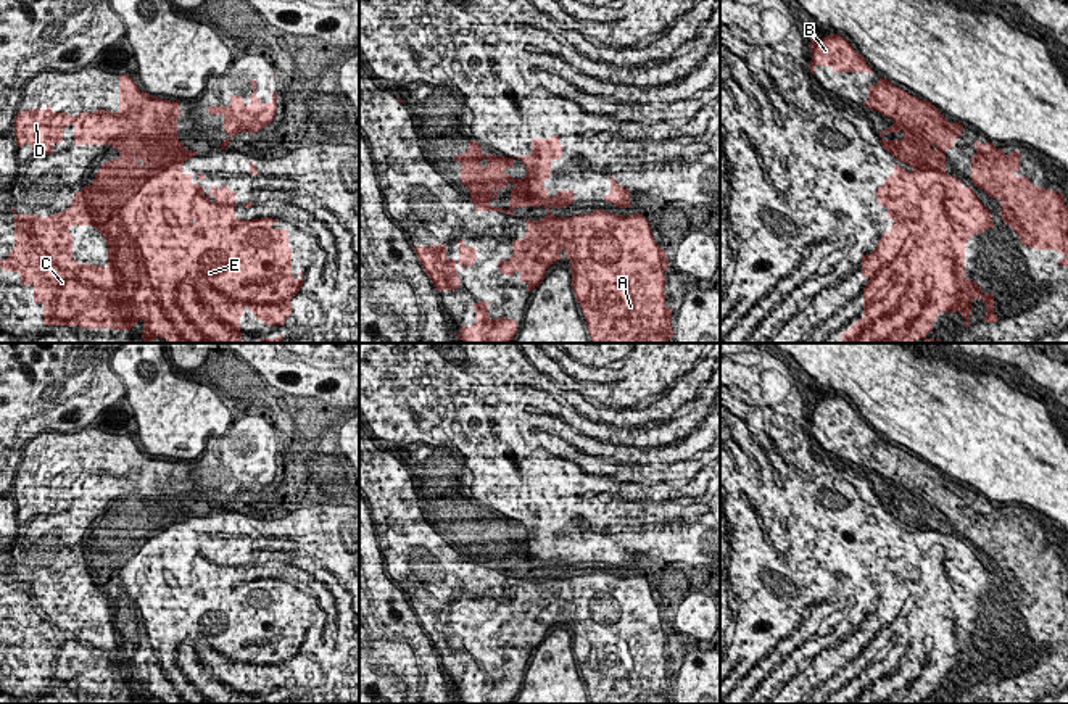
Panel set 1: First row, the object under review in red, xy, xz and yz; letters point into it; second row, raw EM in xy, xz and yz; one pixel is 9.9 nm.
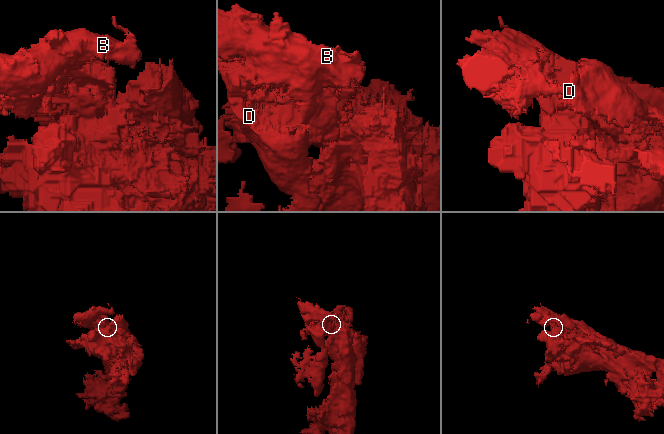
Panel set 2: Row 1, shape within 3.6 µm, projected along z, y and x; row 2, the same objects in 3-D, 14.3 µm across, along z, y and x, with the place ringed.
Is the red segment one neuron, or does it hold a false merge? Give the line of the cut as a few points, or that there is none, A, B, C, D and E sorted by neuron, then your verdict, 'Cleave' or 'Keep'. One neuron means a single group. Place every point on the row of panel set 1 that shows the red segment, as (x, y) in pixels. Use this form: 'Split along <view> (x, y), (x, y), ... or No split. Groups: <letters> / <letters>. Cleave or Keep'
Split along xz (654, 242), (643, 258), (620, 247), (575, 298). Groups: A C E / B D. Cleave

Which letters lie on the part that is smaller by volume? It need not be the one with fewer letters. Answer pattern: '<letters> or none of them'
B, D

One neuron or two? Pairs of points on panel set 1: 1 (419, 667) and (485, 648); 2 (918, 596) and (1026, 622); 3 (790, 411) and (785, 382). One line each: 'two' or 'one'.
1: two
2: one
3: one

